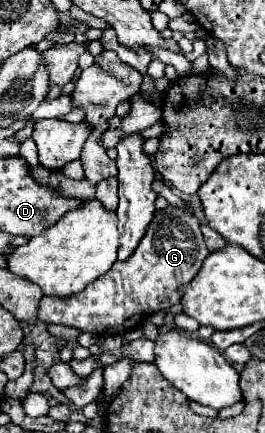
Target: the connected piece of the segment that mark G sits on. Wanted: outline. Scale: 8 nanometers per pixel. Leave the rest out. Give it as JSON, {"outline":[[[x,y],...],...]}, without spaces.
{"outline":[[[187,202],[181,208],[169,204],[165,210],[155,212],[145,236],[125,262],[115,262],[99,280],[67,300],[43,296],[39,316],[43,316],[43,322],[47,324],[73,326],[95,336],[127,334],[143,324],[149,314],[177,304],[181,300],[179,288],[193,280],[207,256],[209,250],[201,234],[201,222],[193,214],[193,208]]]}

